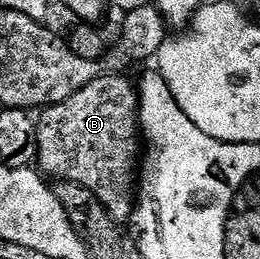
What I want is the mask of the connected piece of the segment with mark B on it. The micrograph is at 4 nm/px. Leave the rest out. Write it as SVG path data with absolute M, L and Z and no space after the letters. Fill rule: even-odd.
M104 74L97 77L93 82L89 82L84 89L78 90L71 98L66 98L63 102L57 102L55 105L49 105L38 113L37 123L39 129L37 130L37 146L39 147L39 154L37 157L37 164L40 169L48 177L56 176L56 181L62 182L68 180L77 186L85 186L85 190L89 190L101 202L101 206L105 206L105 210L114 220L120 222L130 221L131 214L135 210L137 203L137 165L141 160L141 129L139 126L139 94L134 83L127 81L128 77L123 74Z

